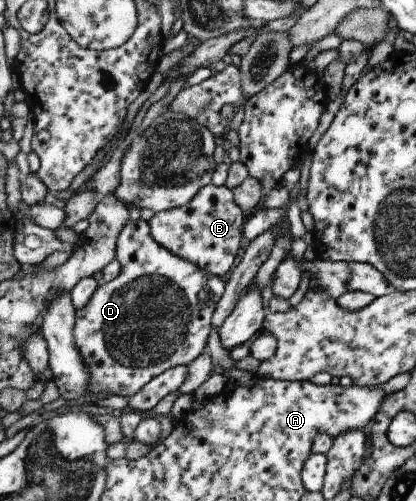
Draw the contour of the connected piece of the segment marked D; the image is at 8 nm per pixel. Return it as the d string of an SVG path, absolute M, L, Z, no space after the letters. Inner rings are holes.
M141 219L128 221L128 223L124 225L124 229L120 231L117 244L117 259L120 261L122 273L120 273L114 281L102 285L102 287L92 295L90 303L88 303L84 309L77 311L76 327L73 331L74 337L76 337L76 347L80 347L82 359L84 359L86 367L90 369L90 393L102 393L102 391L104 391L104 393L132 398L134 395L140 393L150 381L158 378L167 370L177 366L186 366L186 331L208 331L208 315L216 314L217 305L225 295L227 283L224 283L222 277L212 275L212 273L206 271L205 268L200 268L196 263L174 255L169 248L158 244L158 241L154 239L153 233L151 232L149 221Z

